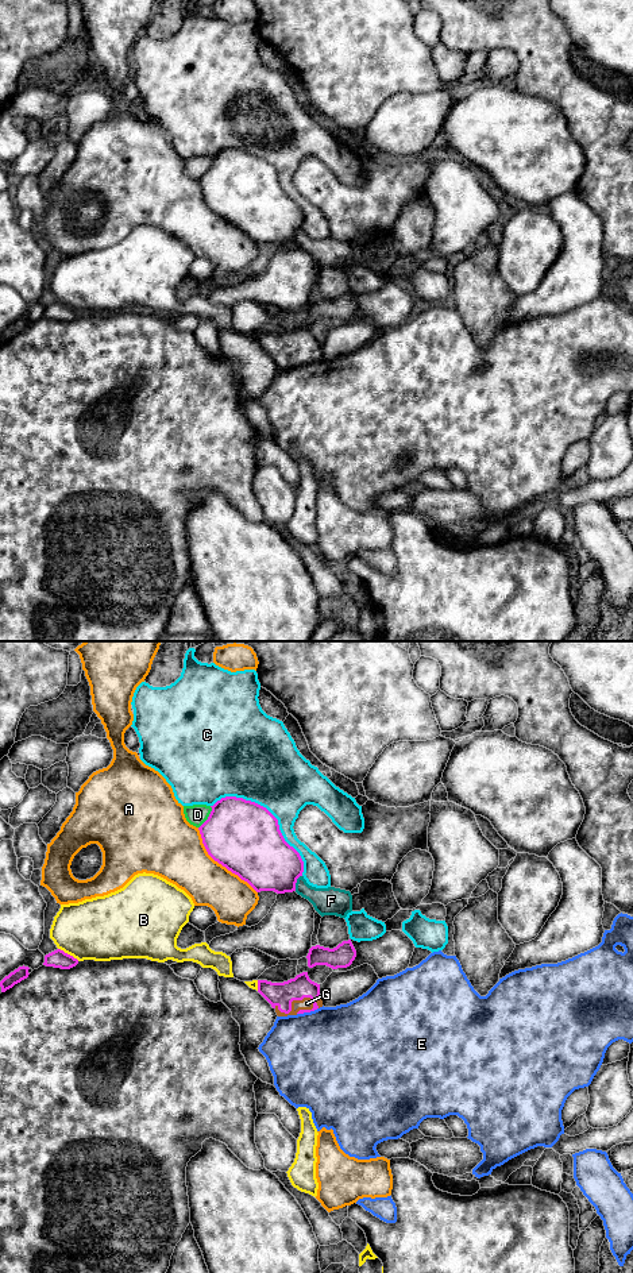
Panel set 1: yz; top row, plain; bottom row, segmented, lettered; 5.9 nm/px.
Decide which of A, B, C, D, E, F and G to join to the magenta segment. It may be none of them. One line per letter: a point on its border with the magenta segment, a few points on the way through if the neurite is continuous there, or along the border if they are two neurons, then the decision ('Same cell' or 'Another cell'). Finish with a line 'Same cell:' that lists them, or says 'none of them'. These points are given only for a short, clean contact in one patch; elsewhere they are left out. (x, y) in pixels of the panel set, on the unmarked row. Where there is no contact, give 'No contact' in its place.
A: Touches magenta at yz (220, 215). Another cell
B: Touches magenta at yz (69, 307). Another cell
C: Touches magenta at yz (271, 166). Another cell
D: Touches magenta at yz (208, 169). Another cell
E: Touches magenta at yz (307, 363). Another cell
F: Touches magenta at yz (296, 234). Another cell
G: Touches magenta at yz (293, 351). Path across: yz (277, 346), (293, 351), (303, 351), (307, 355). Same cell
Same cell: G

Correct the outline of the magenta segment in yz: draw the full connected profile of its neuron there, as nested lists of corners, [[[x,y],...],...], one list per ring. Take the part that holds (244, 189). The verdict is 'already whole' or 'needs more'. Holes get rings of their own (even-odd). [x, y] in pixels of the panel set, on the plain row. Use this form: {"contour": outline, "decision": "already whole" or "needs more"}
{"contour": [[[225,148],[212,159],[208,171],[198,180],[208,207],[256,244],[277,246],[296,243],[296,235],[304,224],[300,205],[290,198],[278,177],[278,171],[263,158],[236,148]]], "decision": "already whole"}

